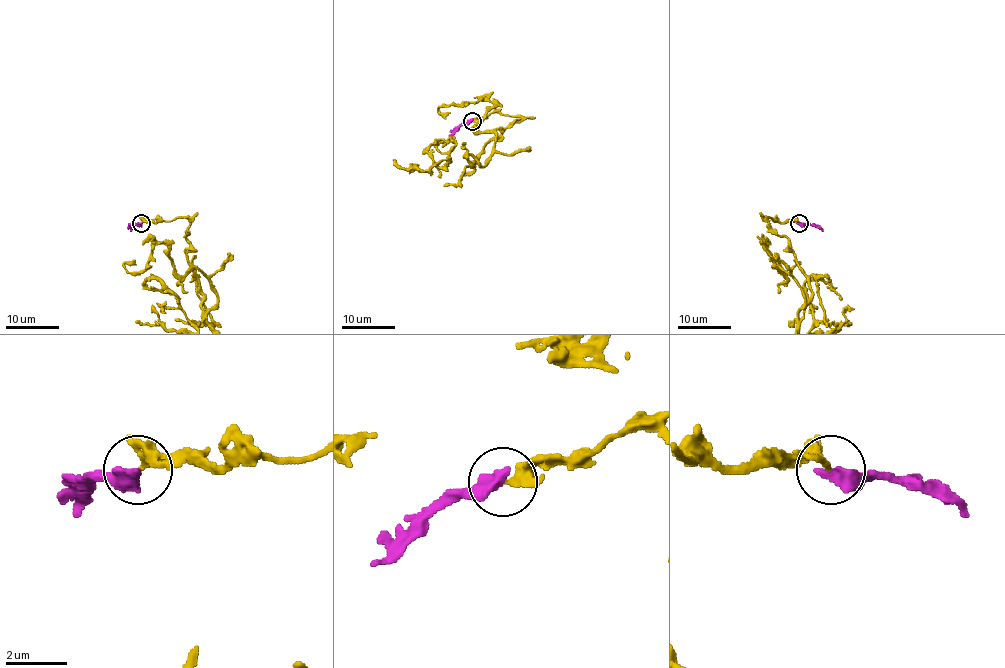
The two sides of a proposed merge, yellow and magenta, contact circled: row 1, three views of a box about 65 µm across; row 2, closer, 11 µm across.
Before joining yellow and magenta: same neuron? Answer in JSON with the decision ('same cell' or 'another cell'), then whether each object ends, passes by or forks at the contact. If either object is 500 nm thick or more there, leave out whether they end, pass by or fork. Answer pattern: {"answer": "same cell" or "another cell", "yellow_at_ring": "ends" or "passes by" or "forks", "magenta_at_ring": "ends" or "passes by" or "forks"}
{"answer": "same cell"}

